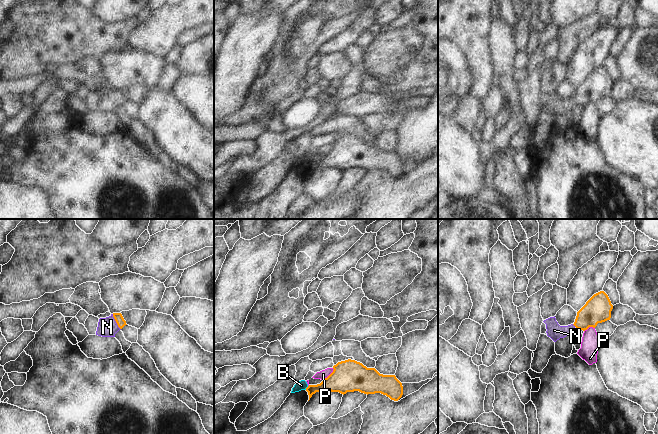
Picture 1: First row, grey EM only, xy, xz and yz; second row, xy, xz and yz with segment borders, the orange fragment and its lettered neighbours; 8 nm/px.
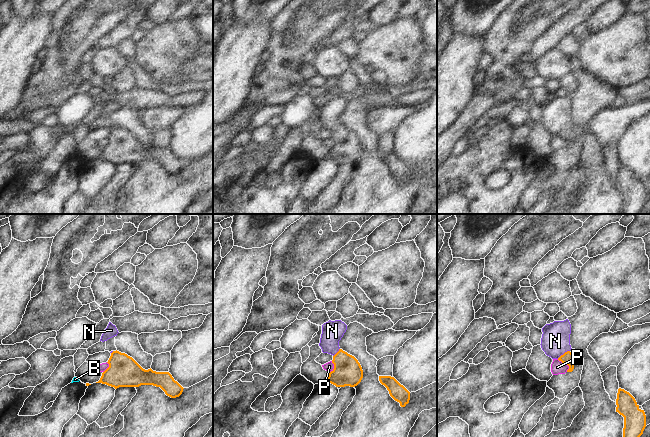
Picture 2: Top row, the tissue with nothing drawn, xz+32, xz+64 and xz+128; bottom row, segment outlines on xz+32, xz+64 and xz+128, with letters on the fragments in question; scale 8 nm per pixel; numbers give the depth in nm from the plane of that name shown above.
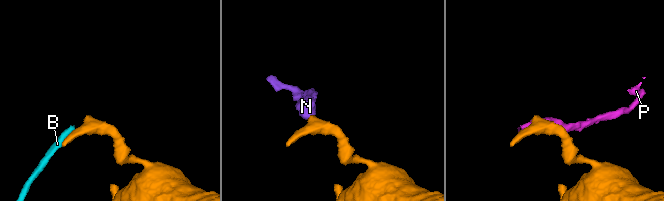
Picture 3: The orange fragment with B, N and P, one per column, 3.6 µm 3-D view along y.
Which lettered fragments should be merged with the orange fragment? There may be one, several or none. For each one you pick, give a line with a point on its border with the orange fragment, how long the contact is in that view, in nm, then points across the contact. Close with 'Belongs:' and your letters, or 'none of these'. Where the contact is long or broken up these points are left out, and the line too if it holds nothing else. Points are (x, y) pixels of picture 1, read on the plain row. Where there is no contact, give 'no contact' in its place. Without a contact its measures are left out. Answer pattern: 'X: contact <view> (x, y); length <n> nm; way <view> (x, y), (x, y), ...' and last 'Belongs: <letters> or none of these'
N: contact xy (116, 98); length 140 nm; way xy (118, 93), (116, 98), (107, 103)
Belongs: N

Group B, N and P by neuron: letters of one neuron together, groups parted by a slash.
B P / N

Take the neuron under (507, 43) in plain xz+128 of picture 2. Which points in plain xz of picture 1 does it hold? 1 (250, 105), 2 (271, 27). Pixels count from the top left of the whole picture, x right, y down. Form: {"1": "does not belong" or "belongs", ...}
{"1": "belongs", "2": "does not belong"}

